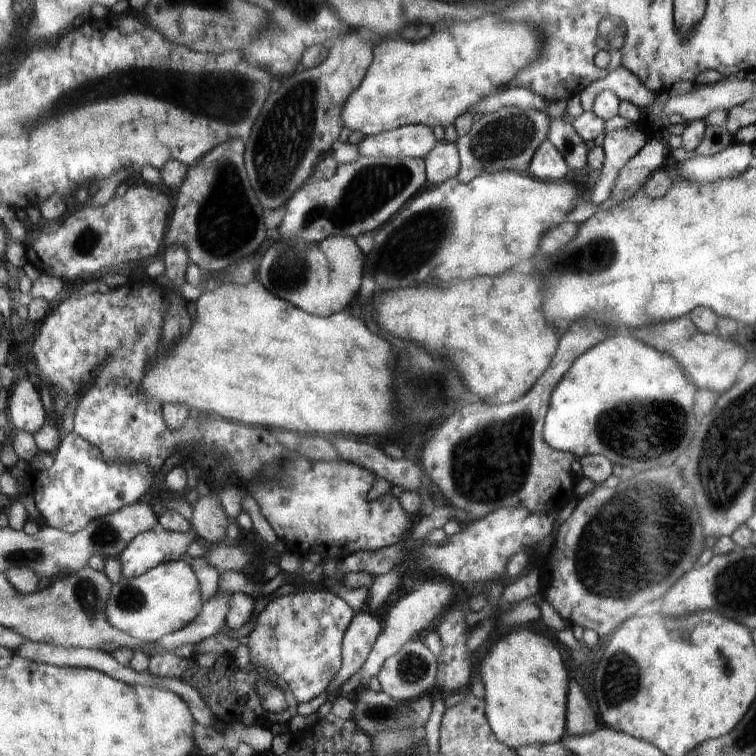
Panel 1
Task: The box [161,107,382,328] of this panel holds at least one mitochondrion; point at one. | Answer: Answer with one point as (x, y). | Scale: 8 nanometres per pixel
(226, 219)

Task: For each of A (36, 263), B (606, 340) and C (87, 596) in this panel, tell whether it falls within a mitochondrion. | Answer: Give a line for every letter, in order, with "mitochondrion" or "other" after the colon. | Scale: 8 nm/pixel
A: other
B: other
C: mitochondrion

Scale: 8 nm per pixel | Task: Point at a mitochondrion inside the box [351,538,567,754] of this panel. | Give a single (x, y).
(376, 712)

